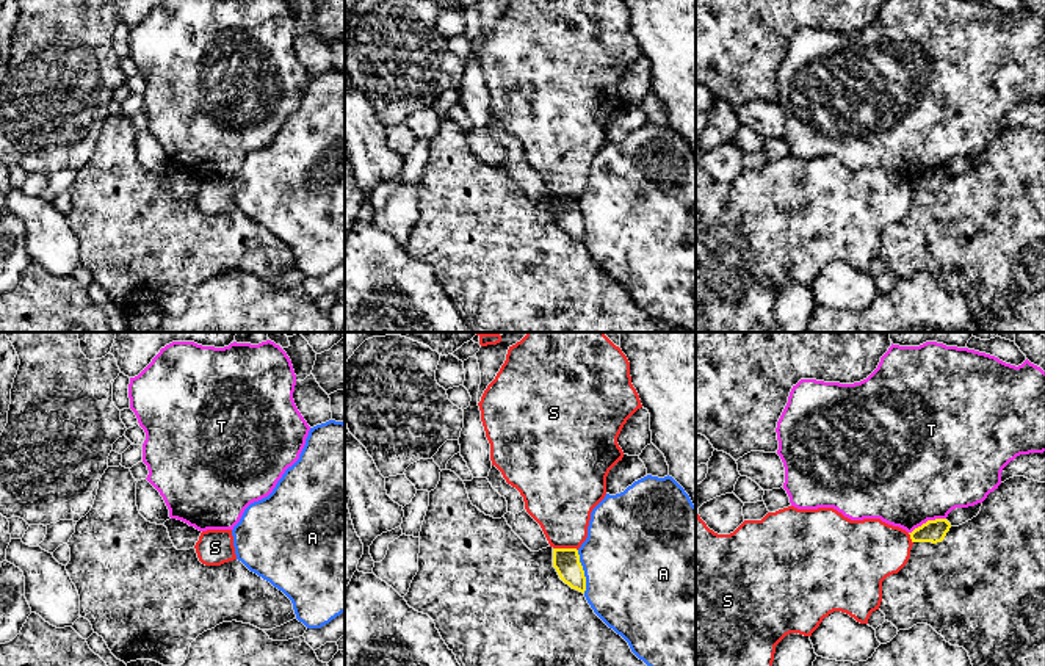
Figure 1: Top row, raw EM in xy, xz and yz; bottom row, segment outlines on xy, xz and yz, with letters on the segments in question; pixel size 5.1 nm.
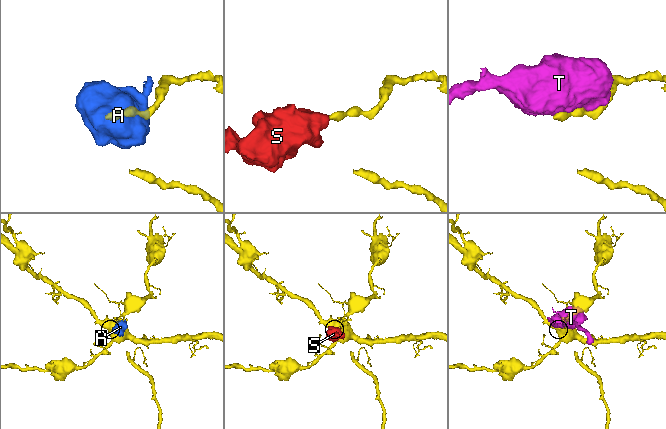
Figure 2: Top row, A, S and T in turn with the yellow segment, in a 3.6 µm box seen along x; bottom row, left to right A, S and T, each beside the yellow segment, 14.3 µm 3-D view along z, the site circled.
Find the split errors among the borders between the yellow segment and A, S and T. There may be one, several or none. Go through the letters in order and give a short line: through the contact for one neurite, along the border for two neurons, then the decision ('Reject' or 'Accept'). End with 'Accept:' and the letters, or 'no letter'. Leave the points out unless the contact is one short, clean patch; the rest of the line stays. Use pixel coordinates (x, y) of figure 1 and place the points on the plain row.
A: Reject
S: Line: xz (553, 196), (574, 196), (577, 199). Reject
T: Reject
Accept: no letter

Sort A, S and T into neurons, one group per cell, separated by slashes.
A / S / T

